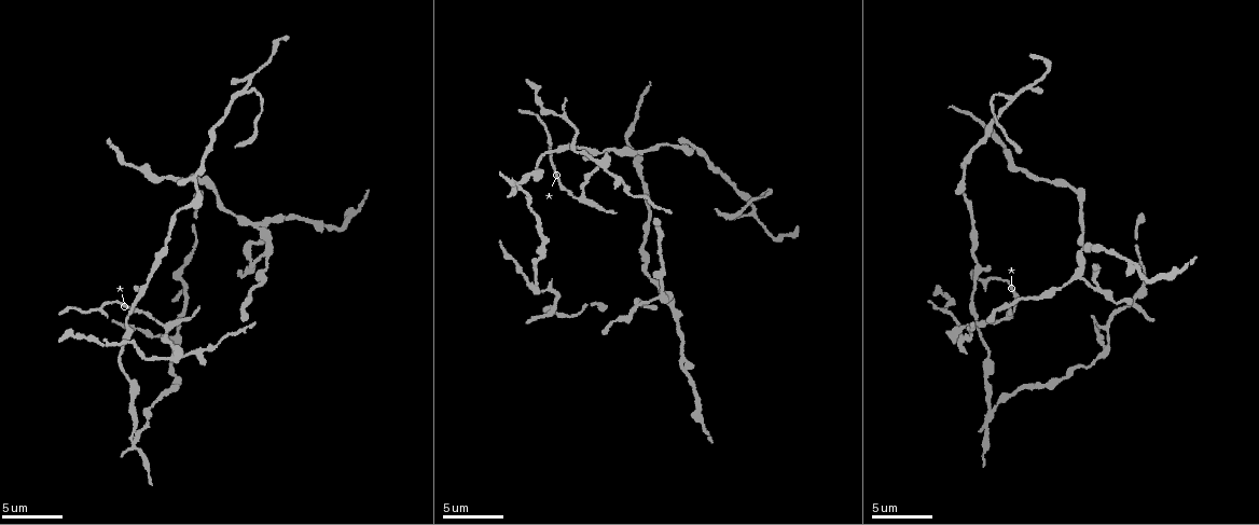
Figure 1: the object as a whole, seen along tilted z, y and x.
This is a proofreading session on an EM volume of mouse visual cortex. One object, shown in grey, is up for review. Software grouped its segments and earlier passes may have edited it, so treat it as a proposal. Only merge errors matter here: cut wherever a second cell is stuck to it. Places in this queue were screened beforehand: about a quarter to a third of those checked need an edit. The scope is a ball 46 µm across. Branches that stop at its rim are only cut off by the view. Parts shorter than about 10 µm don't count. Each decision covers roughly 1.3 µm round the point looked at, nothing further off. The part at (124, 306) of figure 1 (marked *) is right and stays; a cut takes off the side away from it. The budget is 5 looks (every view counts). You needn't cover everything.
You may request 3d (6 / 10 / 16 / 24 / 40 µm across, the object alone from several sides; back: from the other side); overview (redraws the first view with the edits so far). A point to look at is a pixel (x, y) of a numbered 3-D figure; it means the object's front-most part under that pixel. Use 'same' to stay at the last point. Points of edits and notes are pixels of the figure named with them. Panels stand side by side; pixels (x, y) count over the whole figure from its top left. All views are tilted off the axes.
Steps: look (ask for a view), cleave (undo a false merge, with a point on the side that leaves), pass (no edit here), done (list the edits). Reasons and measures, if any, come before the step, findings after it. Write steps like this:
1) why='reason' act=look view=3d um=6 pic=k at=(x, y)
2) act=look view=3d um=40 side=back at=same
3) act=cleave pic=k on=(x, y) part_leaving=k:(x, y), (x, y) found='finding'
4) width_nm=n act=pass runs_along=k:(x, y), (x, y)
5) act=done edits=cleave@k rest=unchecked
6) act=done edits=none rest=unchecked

why='four-way junction' act=look view=3d um=10 pic=1 at=(602, 166)

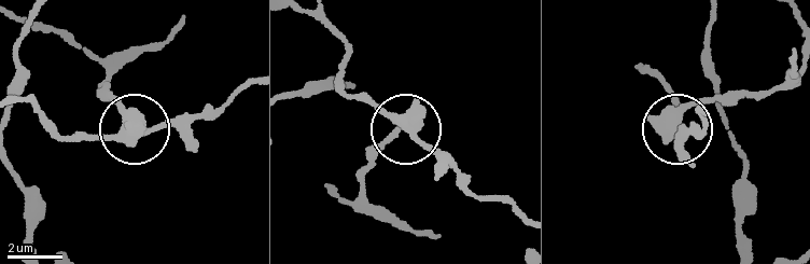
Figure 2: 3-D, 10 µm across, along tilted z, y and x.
arms=4 act=cleave pic=2 on=(170, 126) part_leaving=2:(401, 124), (345, 93), (341, 42), (297, 12) found='two cells meet here'

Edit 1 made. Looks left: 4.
act=look view=overview

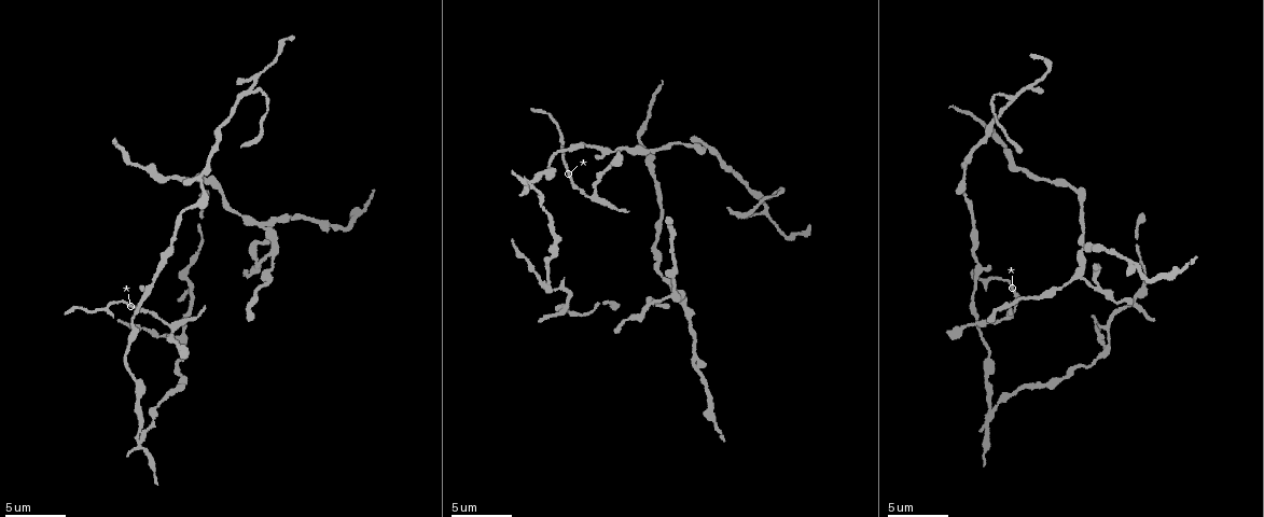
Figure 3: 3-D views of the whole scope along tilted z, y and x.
why='three arms meet' act=look view=3d um=16 pic=3 at=(202, 187)

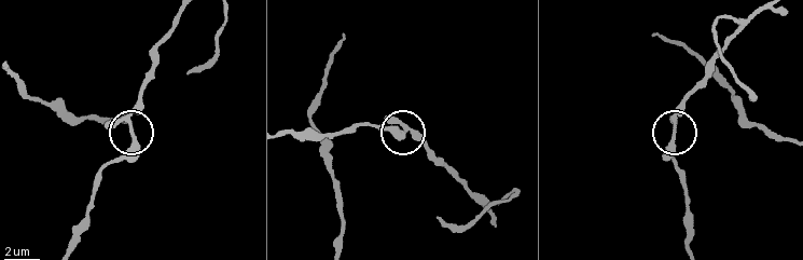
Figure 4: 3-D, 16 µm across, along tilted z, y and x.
act=pass runs_along=4:(288, 133), (376, 124), (425, 139) found='one cell here'

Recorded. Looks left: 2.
why='a fork' act=look view=3d um=6 pic=3 at=(1086, 248)

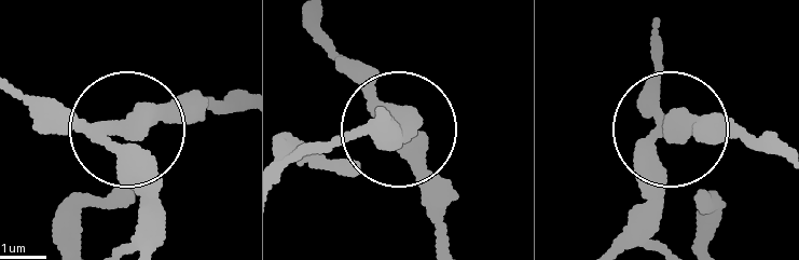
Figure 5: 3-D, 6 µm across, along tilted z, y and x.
width_nm=290 act=pass found='one cell here'

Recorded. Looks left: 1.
act=done edits=cleave@2 rest=unchecked

